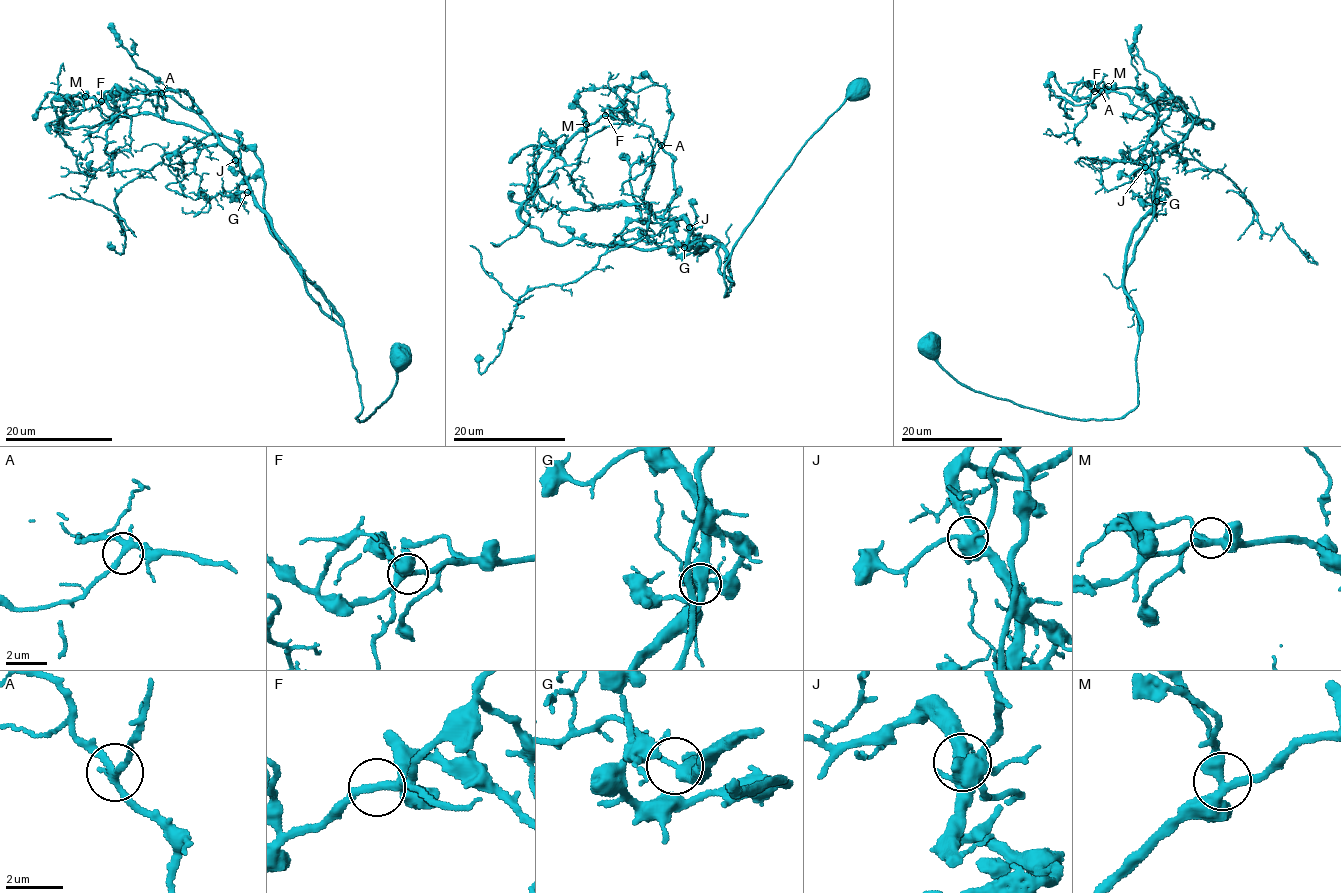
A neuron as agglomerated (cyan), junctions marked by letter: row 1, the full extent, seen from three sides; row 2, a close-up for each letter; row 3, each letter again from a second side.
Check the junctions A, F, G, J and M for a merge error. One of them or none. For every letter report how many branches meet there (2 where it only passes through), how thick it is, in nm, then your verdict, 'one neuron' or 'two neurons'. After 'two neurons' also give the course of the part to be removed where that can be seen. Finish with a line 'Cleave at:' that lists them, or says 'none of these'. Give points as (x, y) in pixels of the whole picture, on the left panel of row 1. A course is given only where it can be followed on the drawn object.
A: 4 branches meet; 200 nm thick; one neuron
F: 4 branches meet; 240 nm thick; one neuron
G: 4 branches meet; 360 nm thick; one neuron
J: 5 branches meet; 480 nm thick; one neuron
M: 4 branches meet; 360 nm thick; one neuron
Cleave at: none of these

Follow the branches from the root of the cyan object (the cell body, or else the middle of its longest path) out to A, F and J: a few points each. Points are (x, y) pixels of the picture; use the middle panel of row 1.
A: (853, 88), (737, 242), (724, 297), (723, 245), (688, 249), (685, 218), (664, 215), (676, 187), (661, 145)
F: (853, 88), (737, 242), (724, 297), (723, 245), (688, 249), (664, 215), (672, 159), (605, 115)
J: (853, 88), (737, 242), (725, 265), (729, 295), (734, 283), (723, 245), (705, 235), (688, 249), (689, 227)

